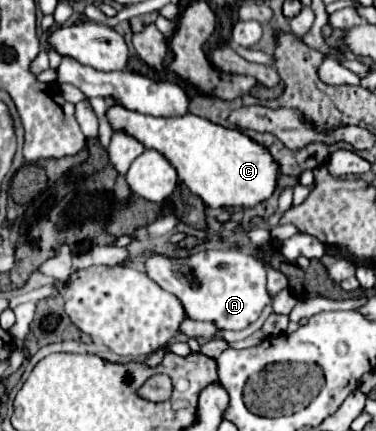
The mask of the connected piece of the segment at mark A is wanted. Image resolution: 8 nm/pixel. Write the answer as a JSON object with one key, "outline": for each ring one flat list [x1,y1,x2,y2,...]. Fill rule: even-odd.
{"outline":[[145,249,141,261,149,279,153,279,161,289,177,295,177,299,181,299,181,305,185,307,185,317,193,321,207,321,217,325,219,329,239,331,257,321,263,307,271,303,271,297,265,289,265,265,245,251,207,249,185,259,169,259]]}

